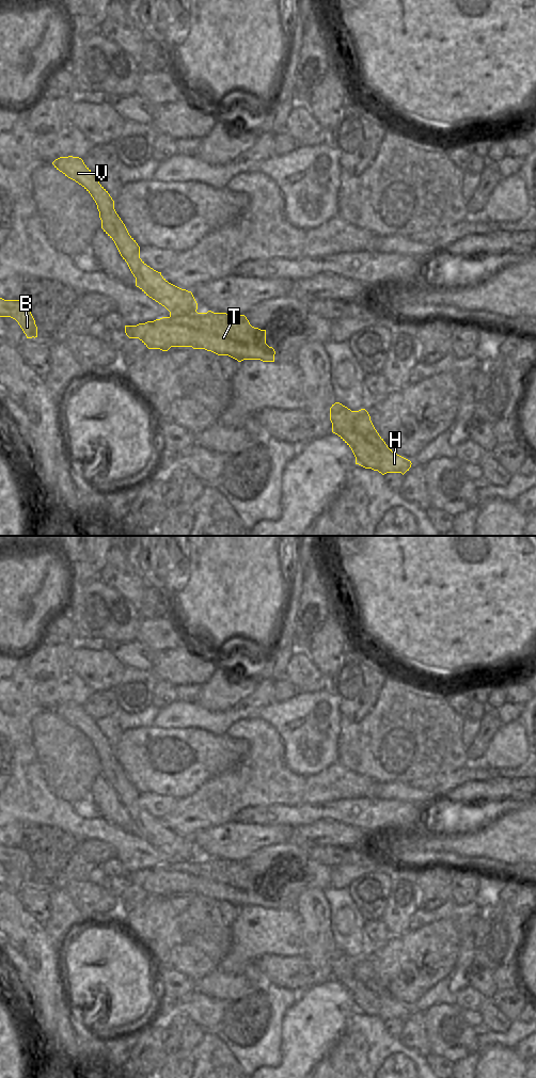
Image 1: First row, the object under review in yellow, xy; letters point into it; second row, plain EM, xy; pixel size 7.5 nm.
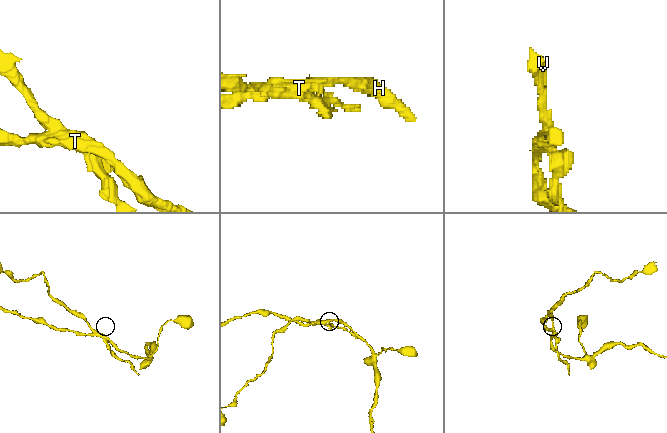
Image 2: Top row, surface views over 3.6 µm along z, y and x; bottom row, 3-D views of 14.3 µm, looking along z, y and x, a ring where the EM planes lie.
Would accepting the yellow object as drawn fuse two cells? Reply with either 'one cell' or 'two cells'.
two cells

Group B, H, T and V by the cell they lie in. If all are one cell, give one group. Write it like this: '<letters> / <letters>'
B H T / V

